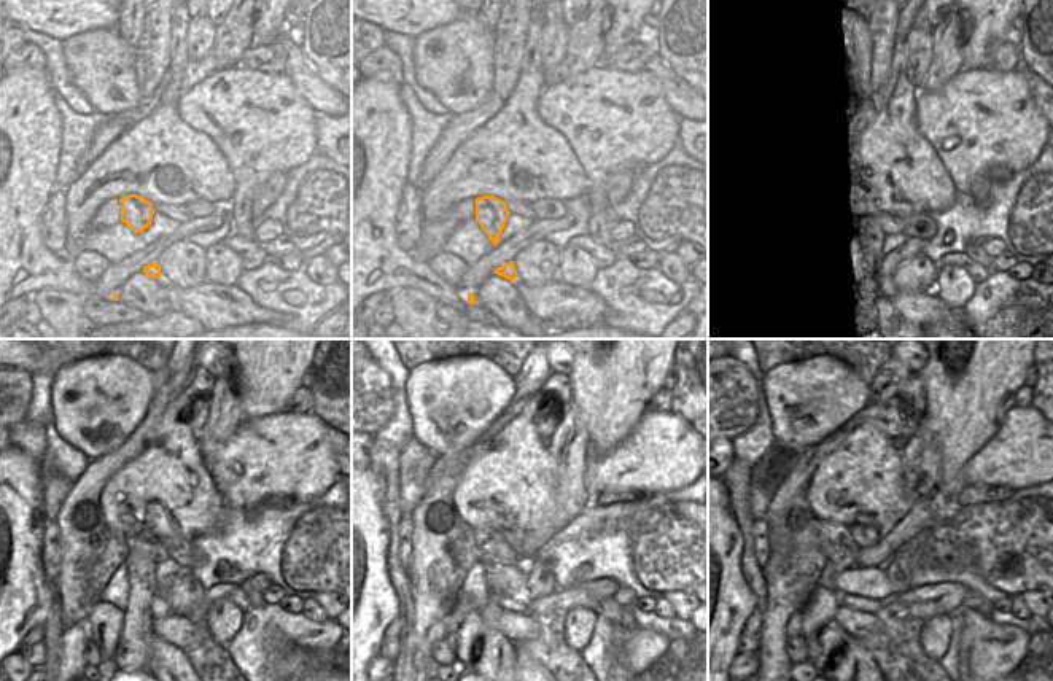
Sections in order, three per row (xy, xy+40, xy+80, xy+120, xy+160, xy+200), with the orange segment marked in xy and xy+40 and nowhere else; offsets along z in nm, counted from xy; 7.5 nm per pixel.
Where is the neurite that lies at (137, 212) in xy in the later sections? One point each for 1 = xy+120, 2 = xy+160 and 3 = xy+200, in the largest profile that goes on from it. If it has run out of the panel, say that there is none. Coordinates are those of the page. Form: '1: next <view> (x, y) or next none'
1: next xy+120 (132, 653)
2: next xy+160 (495, 654)
3: next xy+200 (853, 662)

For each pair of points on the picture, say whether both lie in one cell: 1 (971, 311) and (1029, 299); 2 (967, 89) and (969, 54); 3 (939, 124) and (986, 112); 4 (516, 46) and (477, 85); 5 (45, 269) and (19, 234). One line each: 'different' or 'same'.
1: same
2: different
3: same
4: different
5: same

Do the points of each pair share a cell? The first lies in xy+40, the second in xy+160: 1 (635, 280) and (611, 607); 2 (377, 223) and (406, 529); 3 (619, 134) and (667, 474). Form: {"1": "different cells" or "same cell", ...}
{"1": "different cells", "2": "different cells", "3": "same cell"}

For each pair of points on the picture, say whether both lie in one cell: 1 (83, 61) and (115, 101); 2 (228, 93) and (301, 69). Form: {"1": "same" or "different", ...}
{"1": "same", "2": "different"}

